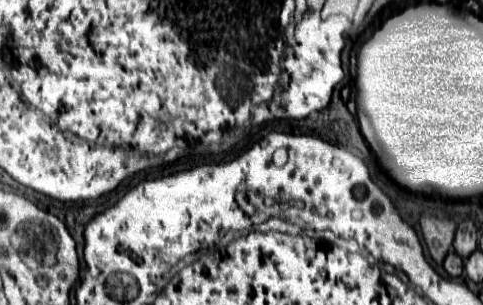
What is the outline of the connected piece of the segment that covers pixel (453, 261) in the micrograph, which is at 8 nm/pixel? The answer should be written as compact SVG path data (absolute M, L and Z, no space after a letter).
M449 251L449 255L445 257L445 263L443 263L445 271L451 275L451 277L459 277L463 273L463 261L461 257L455 253L455 251Z

